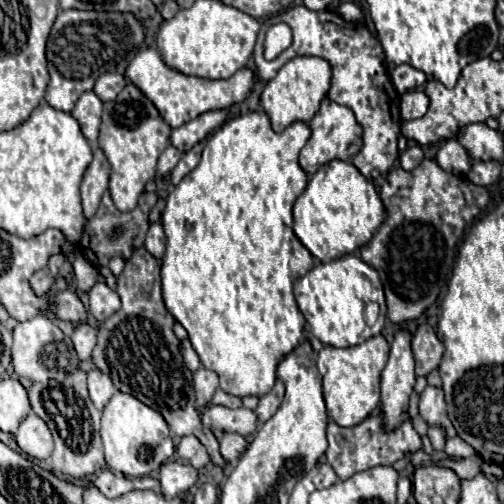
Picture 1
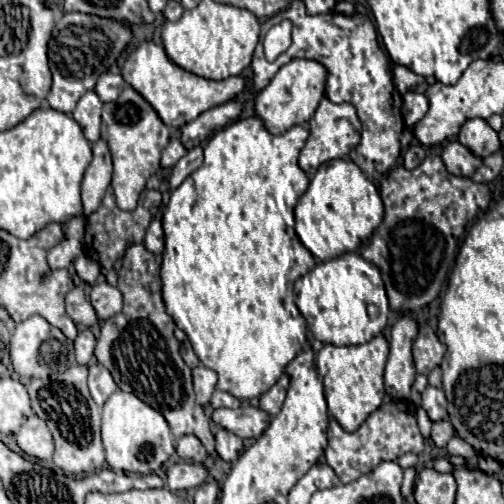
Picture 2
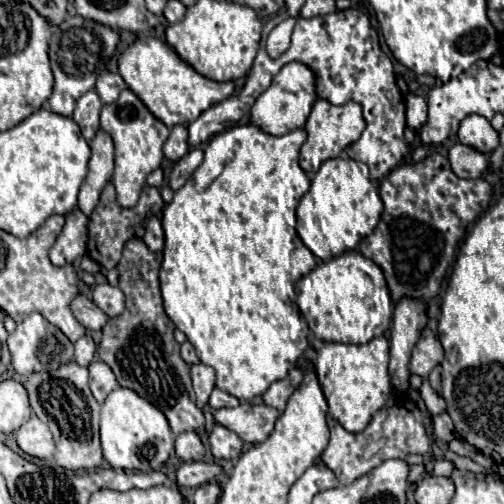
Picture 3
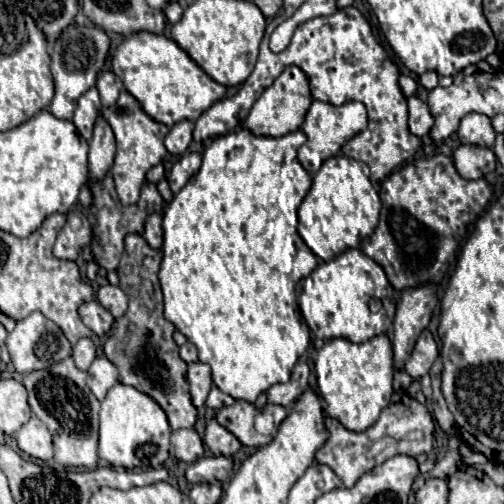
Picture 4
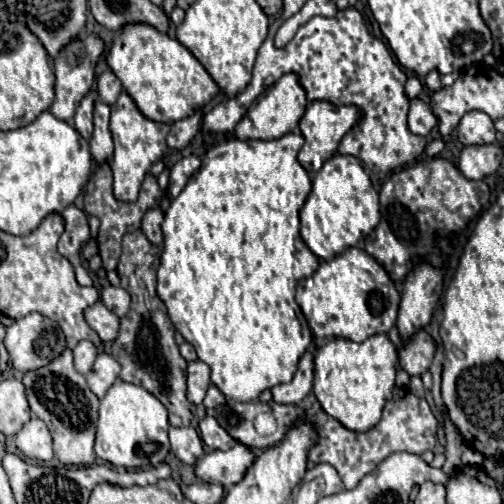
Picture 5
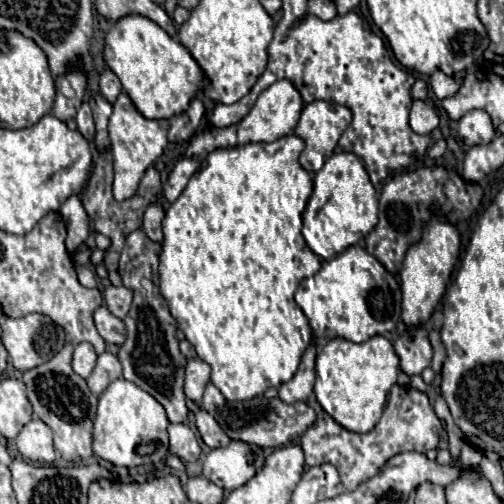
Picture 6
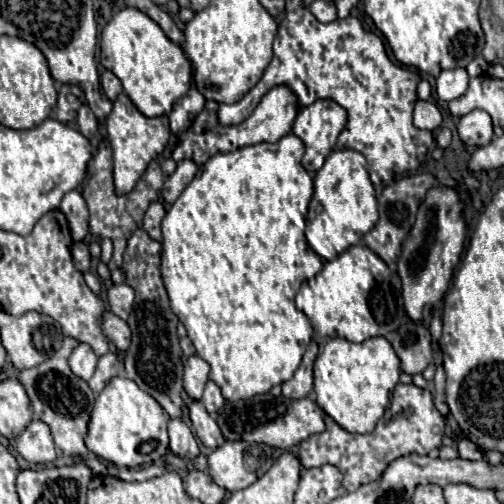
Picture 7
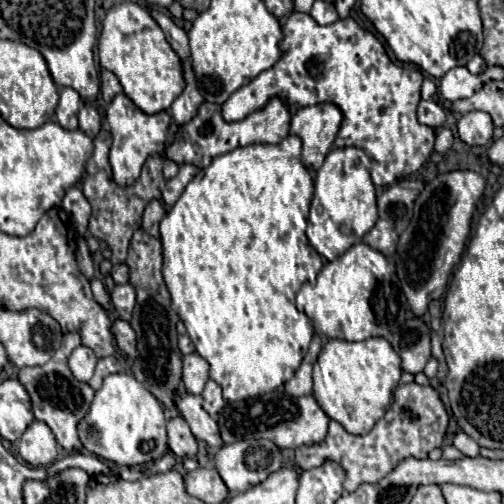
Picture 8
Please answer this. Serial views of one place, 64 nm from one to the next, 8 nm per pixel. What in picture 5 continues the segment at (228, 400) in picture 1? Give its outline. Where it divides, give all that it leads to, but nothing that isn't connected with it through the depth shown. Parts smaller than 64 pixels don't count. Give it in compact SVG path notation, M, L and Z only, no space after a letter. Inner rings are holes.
M212 384L212 386L208 388L206 398L204 398L204 406L206 406L206 410L214 410L214 408L224 406L224 404L226 404L226 396Z

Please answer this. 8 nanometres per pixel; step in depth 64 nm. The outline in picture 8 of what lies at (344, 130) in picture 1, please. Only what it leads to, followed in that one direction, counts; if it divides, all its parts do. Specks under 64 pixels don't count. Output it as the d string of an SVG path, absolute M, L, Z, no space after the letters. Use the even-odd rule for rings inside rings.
M314 104L296 110L290 122L290 134L302 140L302 162L314 174L326 154L330 152L334 138L342 124L342 110L336 104Z

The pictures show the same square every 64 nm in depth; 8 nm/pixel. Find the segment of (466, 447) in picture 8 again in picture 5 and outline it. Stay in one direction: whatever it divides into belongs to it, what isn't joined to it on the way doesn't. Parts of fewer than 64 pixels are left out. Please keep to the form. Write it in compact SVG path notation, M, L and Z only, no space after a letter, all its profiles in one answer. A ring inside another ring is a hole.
M466 448L464 454L462 454L462 462L464 462L464 464L470 464L470 466L482 466L484 456L482 456L480 452L472 450L472 448Z

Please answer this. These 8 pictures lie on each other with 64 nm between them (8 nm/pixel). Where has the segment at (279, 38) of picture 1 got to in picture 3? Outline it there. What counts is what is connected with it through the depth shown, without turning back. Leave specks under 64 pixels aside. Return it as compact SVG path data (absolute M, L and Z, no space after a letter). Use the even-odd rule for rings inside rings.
M288 18L288 20L282 22L282 26L276 26L276 28L268 34L268 40L266 40L266 52L268 52L270 58L278 58L280 54L284 54L284 52L288 50L294 22L296 22L296 20Z

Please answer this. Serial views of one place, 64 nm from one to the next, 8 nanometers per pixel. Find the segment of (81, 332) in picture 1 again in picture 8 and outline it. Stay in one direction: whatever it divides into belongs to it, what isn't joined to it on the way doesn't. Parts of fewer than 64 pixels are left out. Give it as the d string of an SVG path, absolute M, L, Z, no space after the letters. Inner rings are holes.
M78 346L72 352L72 356L68 358L68 366L70 366L74 378L78 378L80 382L90 382L96 362L98 362L98 358L94 356L94 352L88 346Z

